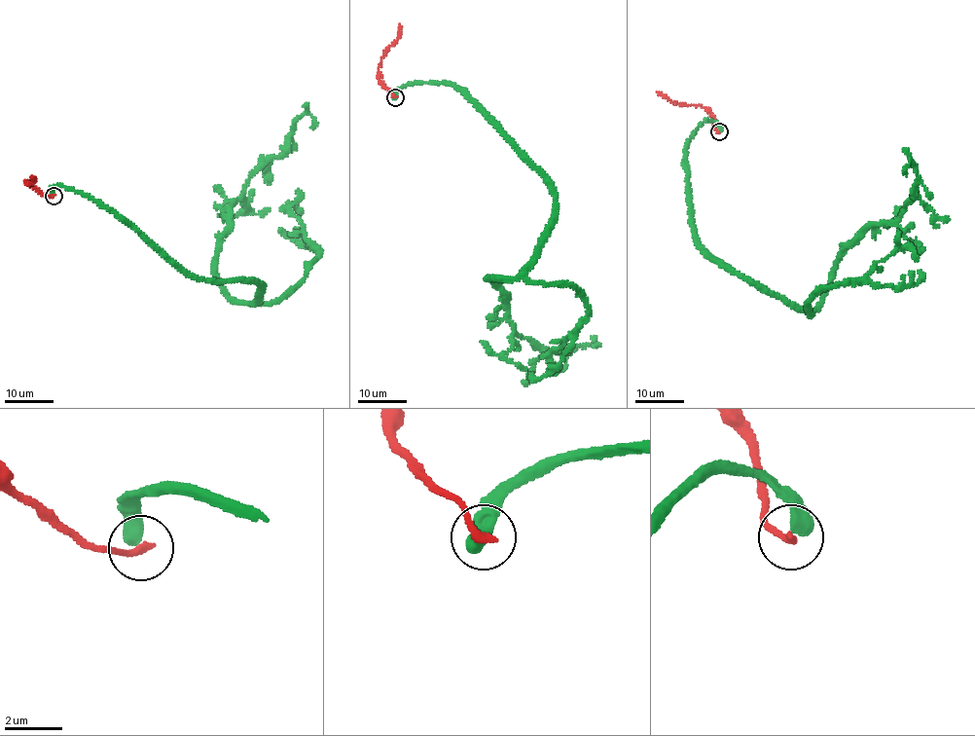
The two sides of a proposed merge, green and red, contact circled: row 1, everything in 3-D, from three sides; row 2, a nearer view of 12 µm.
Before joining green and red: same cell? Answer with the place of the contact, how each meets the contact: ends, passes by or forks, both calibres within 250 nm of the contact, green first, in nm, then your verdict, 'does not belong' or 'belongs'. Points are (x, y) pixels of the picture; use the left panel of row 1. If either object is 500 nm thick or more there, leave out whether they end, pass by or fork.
(54, 196) | 550/280 nm | does not belong

